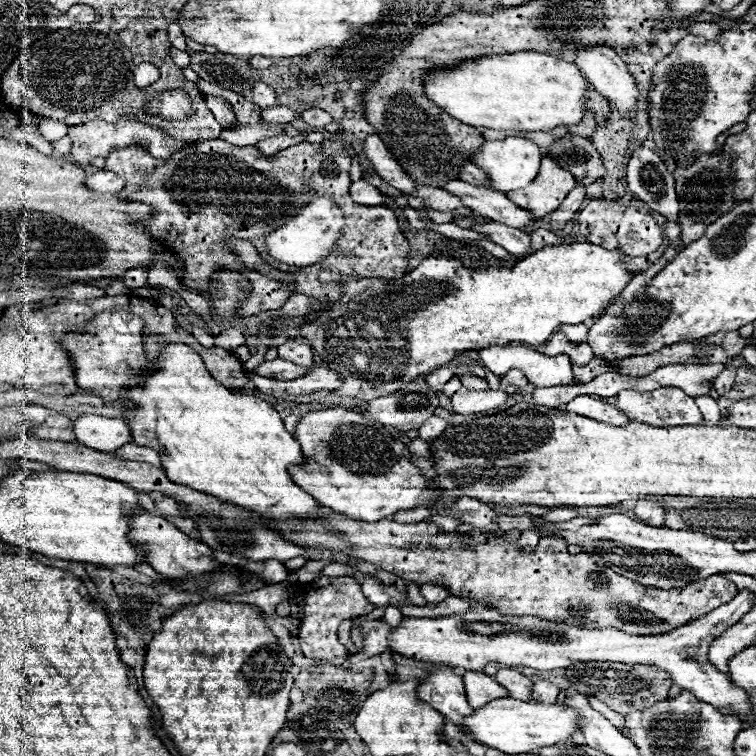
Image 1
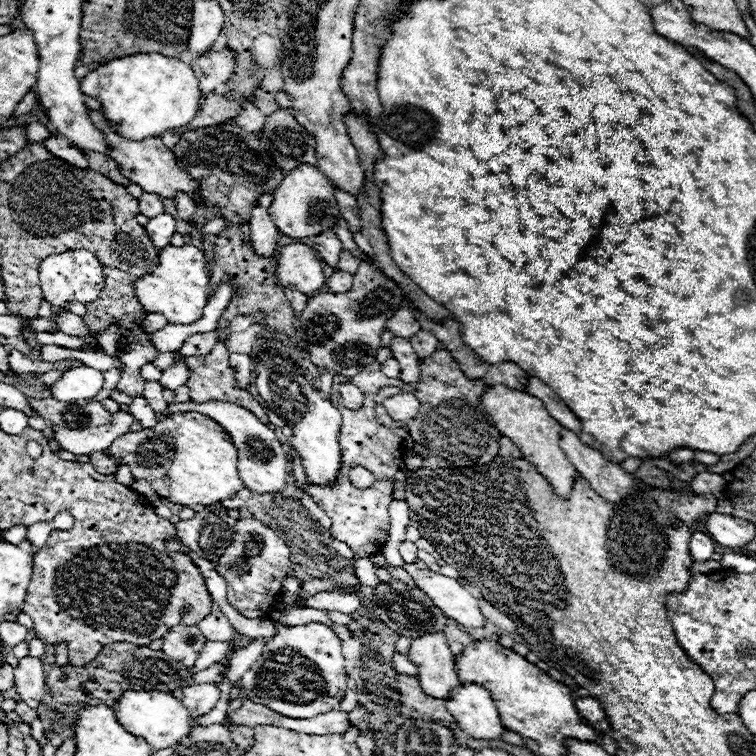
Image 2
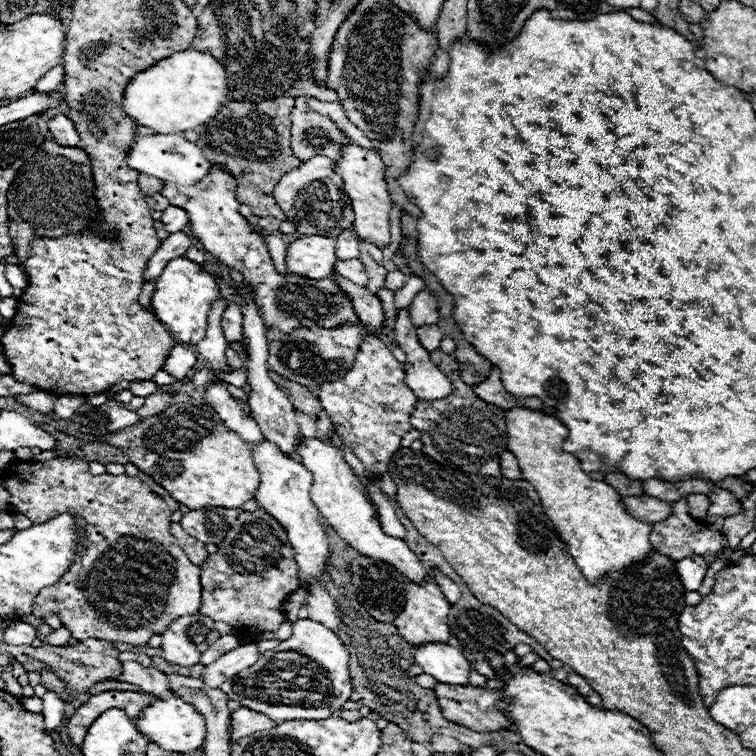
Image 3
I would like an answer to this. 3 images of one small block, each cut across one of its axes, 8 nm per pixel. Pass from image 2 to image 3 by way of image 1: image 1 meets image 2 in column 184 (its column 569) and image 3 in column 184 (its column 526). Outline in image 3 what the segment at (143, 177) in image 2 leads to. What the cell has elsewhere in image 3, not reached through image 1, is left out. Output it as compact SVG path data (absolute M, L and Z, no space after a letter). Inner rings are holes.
M216 166L210 170L210 174L206 174L206 178L202 178L202 182L196 182L194 186L178 186L174 182L164 182L164 188L160 192L172 206L178 206L182 210L186 210L190 214L190 230L192 234L204 244L204 248L216 256L216 260L220 260L222 264L238 270L244 274L244 280L250 282L256 288L256 304L260 308L260 316L266 324L266 340L274 342L278 338L282 338L284 334L288 334L294 328L306 326L306 328L326 328L326 326L338 326L342 322L360 322L348 296L338 288L338 284L332 278L324 278L324 280L310 280L310 278L298 278L292 274L278 274L272 266L264 236L260 236L258 232L254 232L250 228L250 224L246 222L246 218L240 216L238 212L238 200L236 200L236 180L218 170Z

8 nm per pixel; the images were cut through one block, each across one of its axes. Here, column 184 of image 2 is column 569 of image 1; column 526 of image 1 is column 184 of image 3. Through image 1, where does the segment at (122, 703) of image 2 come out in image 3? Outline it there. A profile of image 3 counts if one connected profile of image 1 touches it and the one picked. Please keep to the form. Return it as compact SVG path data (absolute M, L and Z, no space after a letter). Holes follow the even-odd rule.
M166 698L166 700L154 700L150 706L146 706L134 720L138 730L146 734L154 744L170 750L170 752L194 752L202 746L206 738L206 726L202 716L192 708L192 704L184 702L182 698Z

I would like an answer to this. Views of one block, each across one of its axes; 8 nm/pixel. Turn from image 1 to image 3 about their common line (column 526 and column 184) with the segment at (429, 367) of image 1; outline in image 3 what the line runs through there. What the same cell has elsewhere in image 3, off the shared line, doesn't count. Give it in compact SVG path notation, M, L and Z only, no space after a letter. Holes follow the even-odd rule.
M174 258L166 264L166 270L156 280L156 290L152 292L152 312L170 330L174 340L184 344L198 344L206 336L206 320L210 304L218 298L216 280L200 268L200 264L184 258Z

